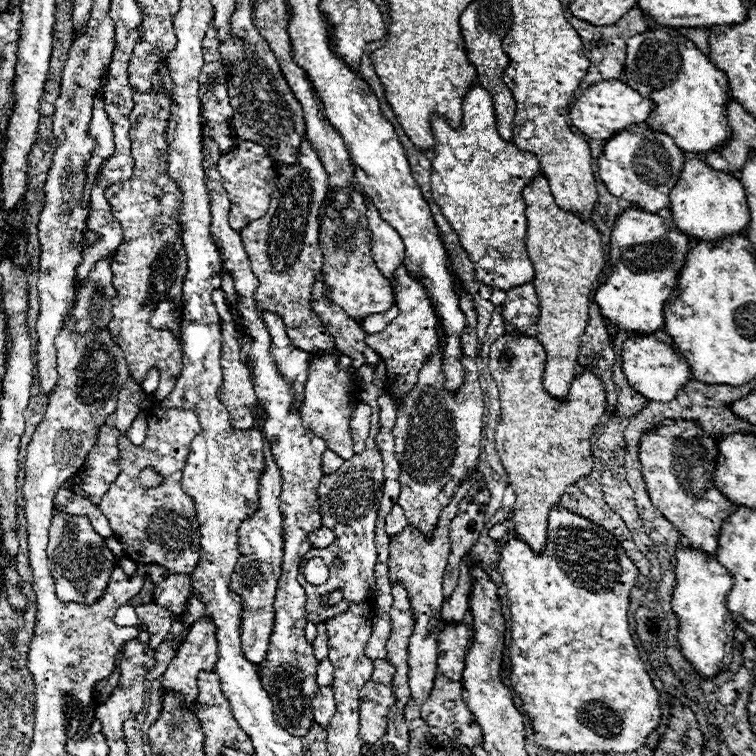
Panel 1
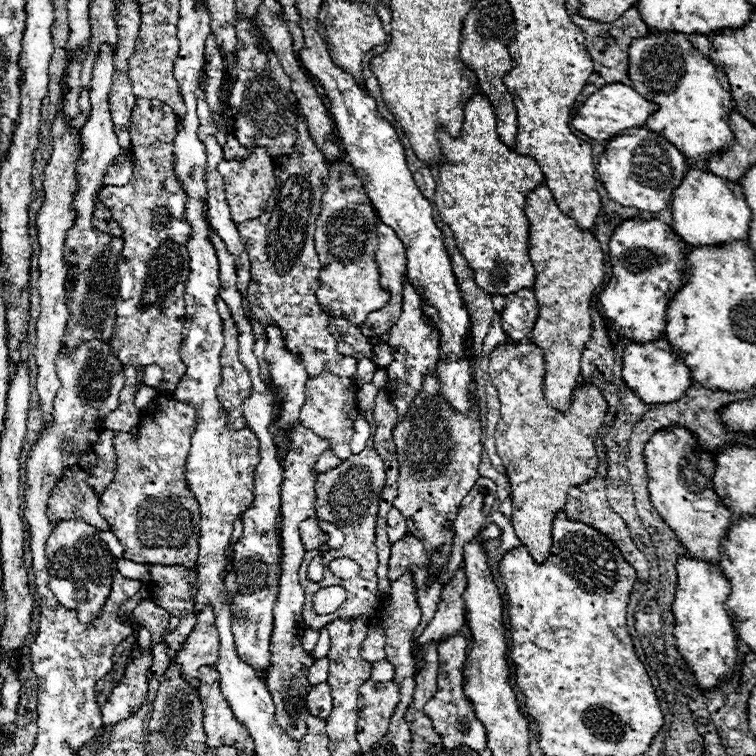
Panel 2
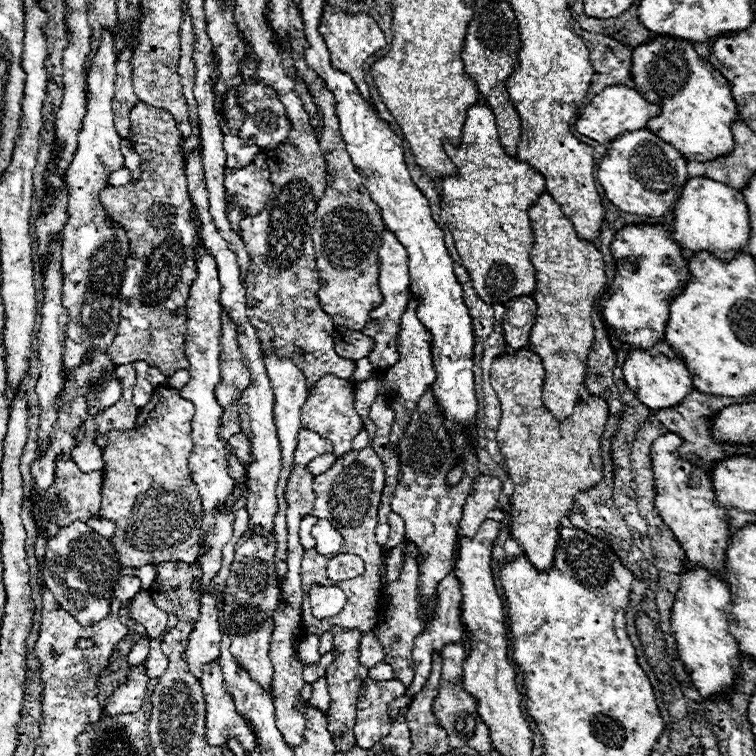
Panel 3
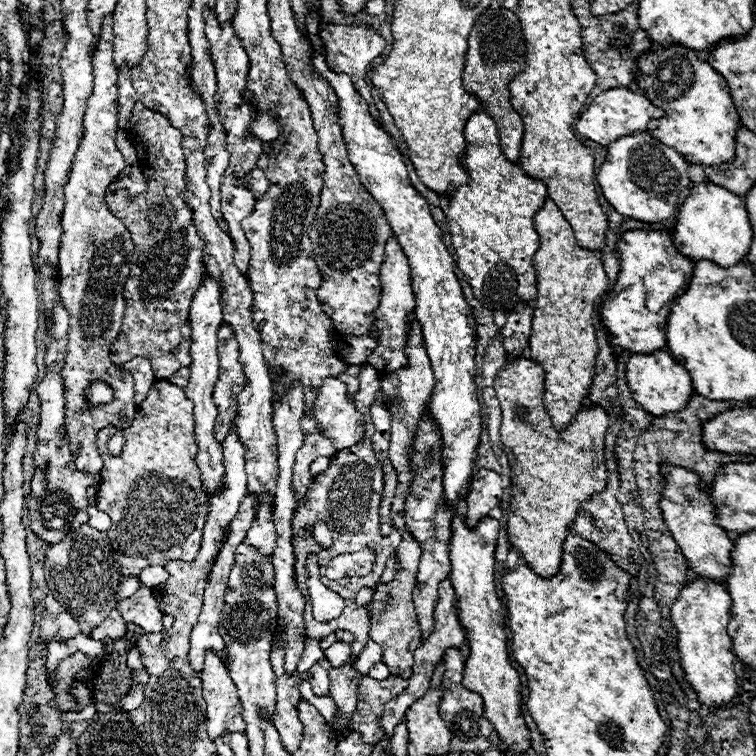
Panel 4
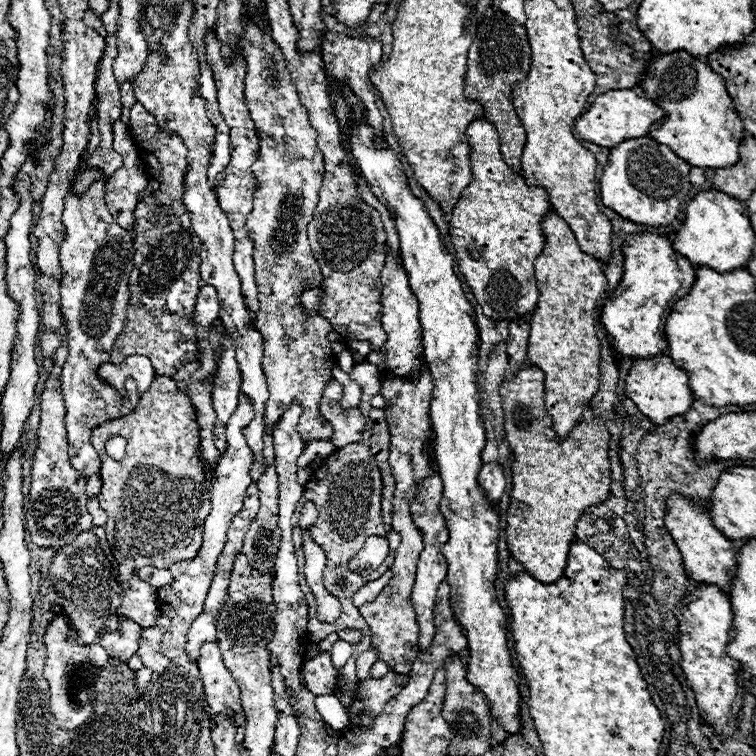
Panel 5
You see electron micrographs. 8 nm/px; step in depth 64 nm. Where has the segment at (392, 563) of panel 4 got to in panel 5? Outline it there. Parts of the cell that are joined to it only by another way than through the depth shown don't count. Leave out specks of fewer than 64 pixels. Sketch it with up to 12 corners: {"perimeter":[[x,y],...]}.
{"perimeter":[[386,570],[378,580],[368,582],[354,594],[354,604],[362,606],[382,592],[392,578]]}

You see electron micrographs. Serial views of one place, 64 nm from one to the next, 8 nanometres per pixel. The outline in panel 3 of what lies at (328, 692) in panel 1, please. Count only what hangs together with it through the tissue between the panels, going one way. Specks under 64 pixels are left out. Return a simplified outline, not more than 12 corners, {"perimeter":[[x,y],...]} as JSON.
{"perimeter":[[326,678],[312,684],[308,706],[326,710],[330,706]]}

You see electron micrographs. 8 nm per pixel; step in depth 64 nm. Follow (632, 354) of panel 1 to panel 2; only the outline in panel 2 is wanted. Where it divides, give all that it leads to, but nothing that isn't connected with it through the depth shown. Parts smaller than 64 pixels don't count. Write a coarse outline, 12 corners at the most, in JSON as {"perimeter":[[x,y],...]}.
{"perimeter":[[666,336],[624,348],[624,382],[644,402],[676,402],[692,384]]}

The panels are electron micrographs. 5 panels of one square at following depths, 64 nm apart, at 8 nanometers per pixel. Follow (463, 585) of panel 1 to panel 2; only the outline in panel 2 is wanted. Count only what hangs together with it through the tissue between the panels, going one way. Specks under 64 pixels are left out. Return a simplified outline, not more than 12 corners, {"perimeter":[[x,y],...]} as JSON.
{"perimeter":[[464,570],[444,586],[418,644],[458,634],[466,622]]}

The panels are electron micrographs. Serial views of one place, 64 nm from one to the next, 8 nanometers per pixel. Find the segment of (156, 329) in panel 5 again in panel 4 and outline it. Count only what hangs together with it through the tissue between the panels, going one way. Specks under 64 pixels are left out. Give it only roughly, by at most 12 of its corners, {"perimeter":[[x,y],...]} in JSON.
{"perimeter":[[138,102],[148,186],[104,194],[136,250],[110,360],[190,366],[204,242],[180,130]]}

